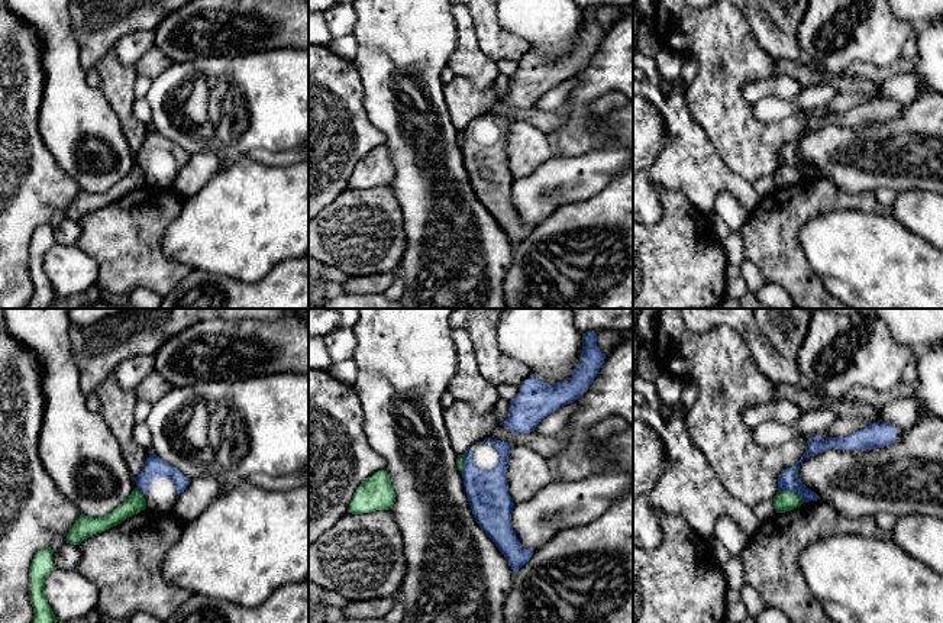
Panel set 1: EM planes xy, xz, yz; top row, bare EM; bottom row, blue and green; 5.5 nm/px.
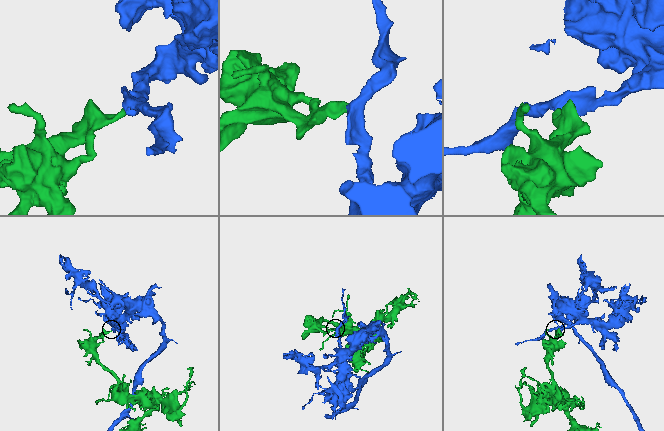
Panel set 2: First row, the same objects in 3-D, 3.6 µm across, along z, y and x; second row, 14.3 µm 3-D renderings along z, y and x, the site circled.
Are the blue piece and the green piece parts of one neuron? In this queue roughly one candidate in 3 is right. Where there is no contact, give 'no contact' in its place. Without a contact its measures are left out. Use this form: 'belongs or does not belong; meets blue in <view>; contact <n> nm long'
does not belong; meets blue in yz; contact 170 nm long

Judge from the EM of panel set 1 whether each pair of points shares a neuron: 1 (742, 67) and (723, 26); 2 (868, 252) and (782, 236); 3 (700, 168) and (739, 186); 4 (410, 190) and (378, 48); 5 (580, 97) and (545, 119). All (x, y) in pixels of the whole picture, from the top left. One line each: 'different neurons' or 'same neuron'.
1: same neuron
2: different neurons
3: same neuron
4: same neuron
5: different neurons

